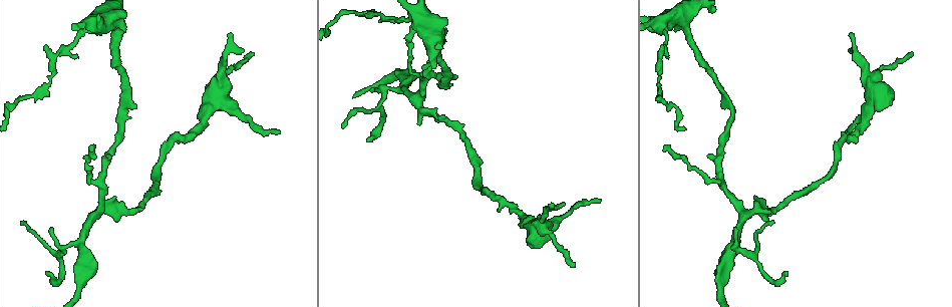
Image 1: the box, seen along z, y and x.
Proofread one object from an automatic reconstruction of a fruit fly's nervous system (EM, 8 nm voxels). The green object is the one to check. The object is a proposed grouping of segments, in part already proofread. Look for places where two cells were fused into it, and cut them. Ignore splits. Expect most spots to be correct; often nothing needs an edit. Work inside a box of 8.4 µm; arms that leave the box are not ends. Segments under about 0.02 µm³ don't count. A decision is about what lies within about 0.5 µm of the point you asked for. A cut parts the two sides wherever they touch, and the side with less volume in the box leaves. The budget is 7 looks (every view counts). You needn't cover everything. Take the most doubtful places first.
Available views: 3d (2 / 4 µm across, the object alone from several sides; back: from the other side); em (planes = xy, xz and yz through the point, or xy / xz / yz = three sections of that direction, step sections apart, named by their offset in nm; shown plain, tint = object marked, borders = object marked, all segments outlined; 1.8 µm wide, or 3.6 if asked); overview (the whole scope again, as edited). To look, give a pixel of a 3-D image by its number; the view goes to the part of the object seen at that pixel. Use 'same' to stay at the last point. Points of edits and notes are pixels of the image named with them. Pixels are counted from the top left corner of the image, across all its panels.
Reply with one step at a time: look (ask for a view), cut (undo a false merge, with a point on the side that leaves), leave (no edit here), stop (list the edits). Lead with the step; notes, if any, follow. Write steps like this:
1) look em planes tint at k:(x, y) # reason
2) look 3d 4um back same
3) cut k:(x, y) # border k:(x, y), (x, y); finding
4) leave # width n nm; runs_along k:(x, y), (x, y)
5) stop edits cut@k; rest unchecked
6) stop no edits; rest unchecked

look 3d 2um at 1:(96, 212) # arms part here

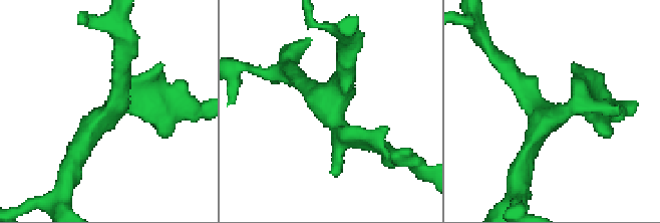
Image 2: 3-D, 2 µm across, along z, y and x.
look em planes plain at 2:(558, 110) # arms 3

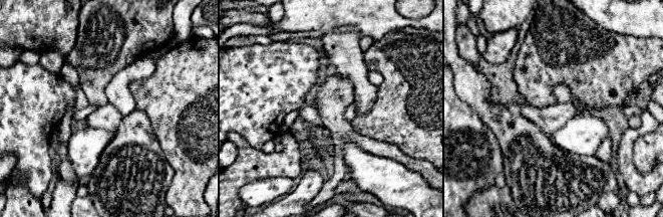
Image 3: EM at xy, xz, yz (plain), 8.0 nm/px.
look em planes tint same

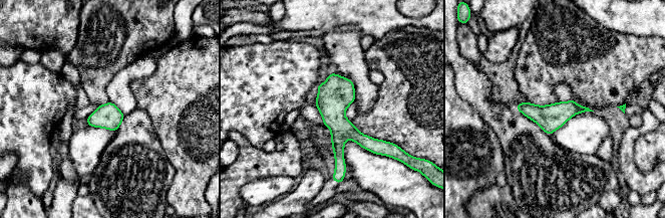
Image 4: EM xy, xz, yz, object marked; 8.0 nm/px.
leave # width 200 nm; runs_along 4:(332, 75), (337, 171); continuous, no second cell

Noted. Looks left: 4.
look em yz step 8 tint at 1:(84, 29) # two arms in line, one across

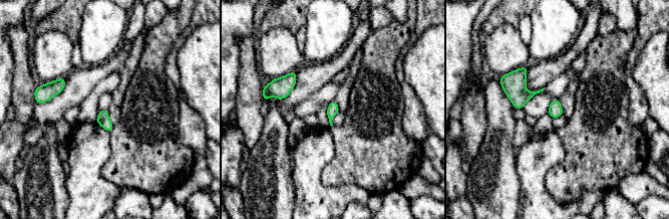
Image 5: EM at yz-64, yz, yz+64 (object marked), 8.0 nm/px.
leave # one cell here

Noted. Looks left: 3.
look em 3.6um planes borders at 1:(213, 101) # arms part here

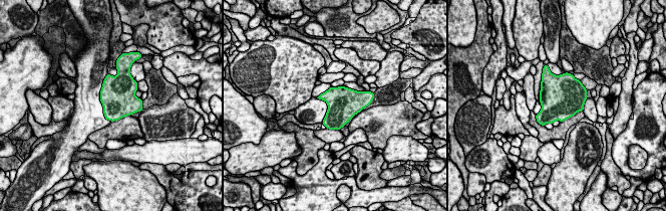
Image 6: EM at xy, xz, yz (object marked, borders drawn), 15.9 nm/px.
leave # one cell here

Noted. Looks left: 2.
stop no edits; rest unchecked

